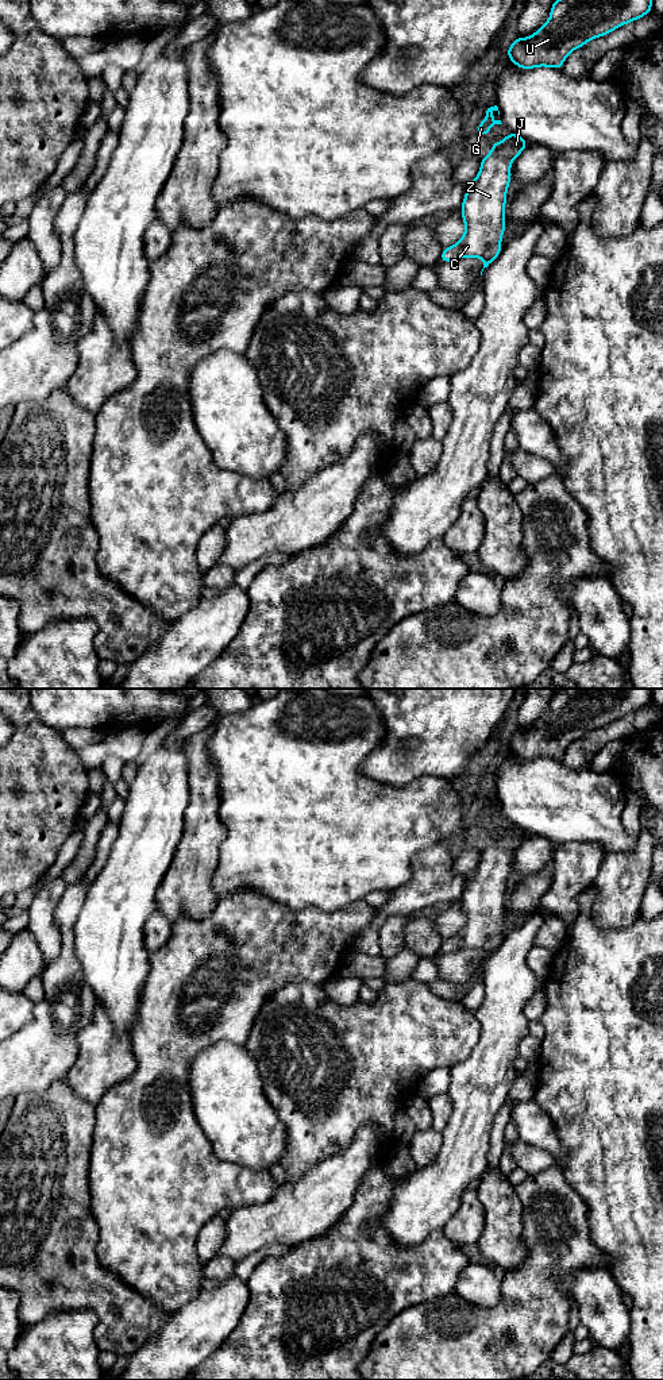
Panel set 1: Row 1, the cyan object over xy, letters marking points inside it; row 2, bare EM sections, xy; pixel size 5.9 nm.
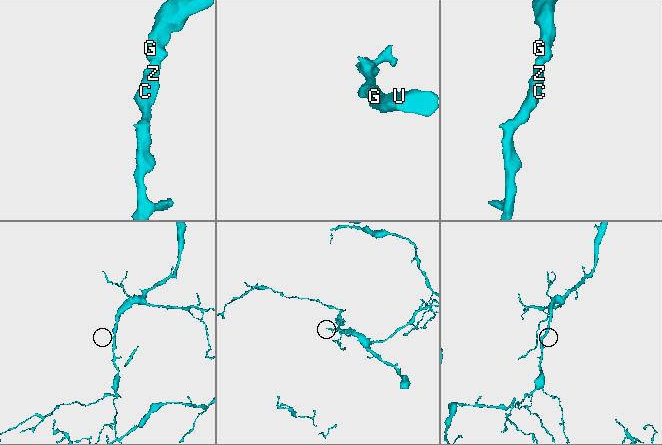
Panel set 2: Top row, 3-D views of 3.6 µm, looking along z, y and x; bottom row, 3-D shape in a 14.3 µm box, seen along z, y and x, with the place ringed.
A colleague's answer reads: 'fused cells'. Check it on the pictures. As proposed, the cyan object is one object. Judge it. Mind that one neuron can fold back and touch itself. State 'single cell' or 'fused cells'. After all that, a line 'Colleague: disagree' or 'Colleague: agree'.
single cell
Colleague: disagree

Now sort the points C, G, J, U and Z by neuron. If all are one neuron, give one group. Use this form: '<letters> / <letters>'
C G J U Z

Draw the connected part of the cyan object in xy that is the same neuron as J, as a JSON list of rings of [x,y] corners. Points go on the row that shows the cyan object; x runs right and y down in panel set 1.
[[[513,131],[504,142],[494,142],[492,153],[481,159],[481,170],[469,185],[460,207],[466,231],[460,240],[443,248],[440,262],[475,257],[487,267],[501,253],[505,231],[505,201],[512,180],[510,162],[529,143]]]

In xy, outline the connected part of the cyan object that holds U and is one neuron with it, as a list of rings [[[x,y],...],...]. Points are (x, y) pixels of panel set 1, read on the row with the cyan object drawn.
[[[554,0],[550,20],[532,36],[517,36],[506,54],[520,69],[562,69],[573,50],[651,9],[652,0]]]

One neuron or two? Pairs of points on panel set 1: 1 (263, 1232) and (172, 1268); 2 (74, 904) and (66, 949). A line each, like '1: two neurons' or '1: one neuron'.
1: two neurons
2: one neuron

